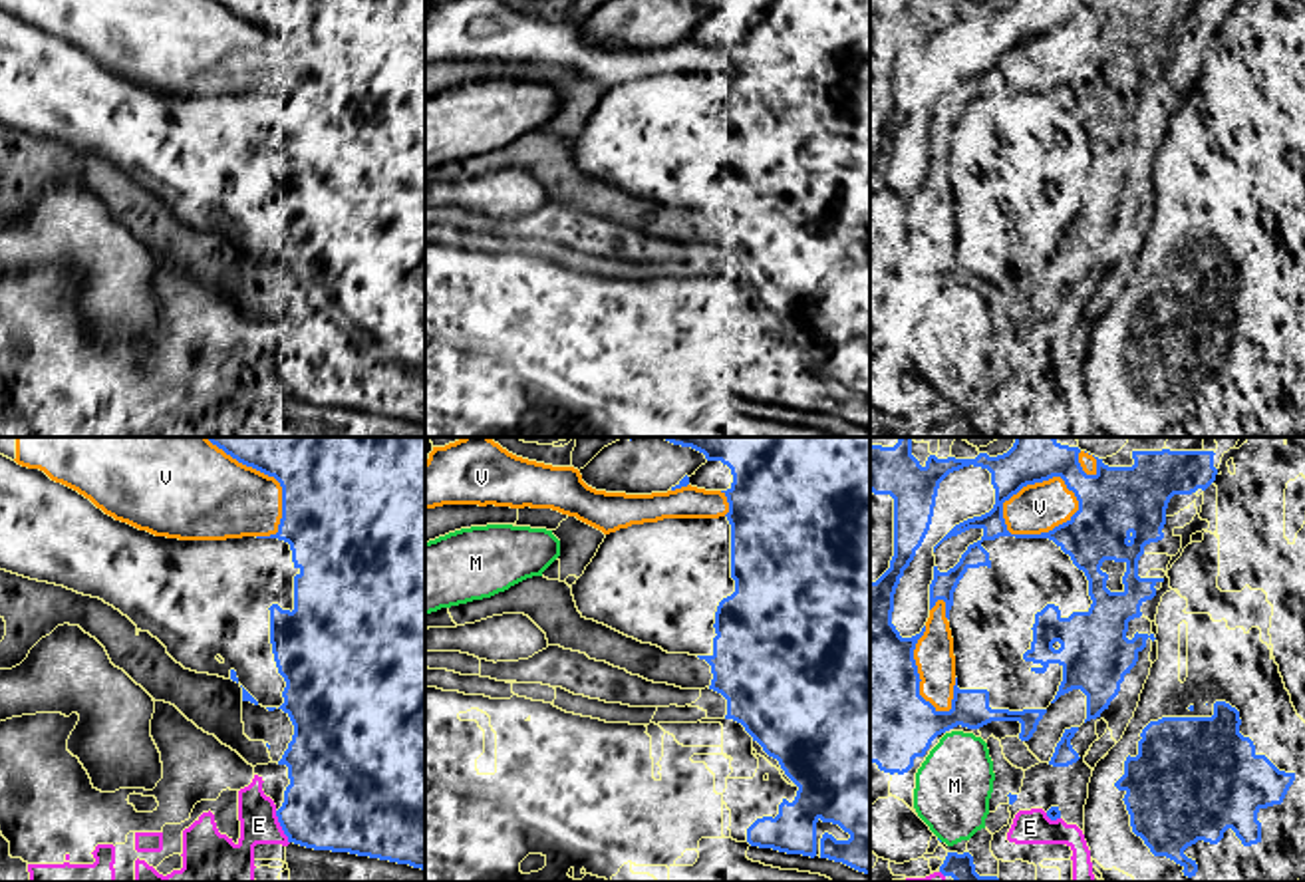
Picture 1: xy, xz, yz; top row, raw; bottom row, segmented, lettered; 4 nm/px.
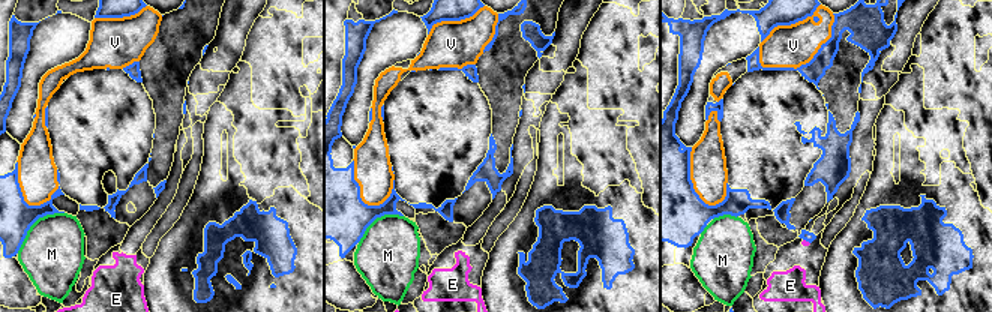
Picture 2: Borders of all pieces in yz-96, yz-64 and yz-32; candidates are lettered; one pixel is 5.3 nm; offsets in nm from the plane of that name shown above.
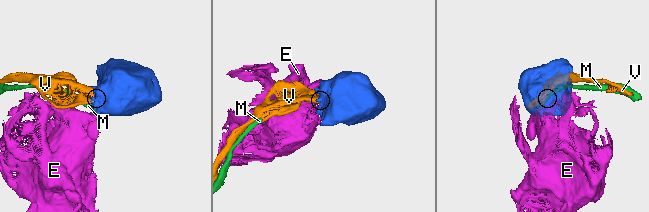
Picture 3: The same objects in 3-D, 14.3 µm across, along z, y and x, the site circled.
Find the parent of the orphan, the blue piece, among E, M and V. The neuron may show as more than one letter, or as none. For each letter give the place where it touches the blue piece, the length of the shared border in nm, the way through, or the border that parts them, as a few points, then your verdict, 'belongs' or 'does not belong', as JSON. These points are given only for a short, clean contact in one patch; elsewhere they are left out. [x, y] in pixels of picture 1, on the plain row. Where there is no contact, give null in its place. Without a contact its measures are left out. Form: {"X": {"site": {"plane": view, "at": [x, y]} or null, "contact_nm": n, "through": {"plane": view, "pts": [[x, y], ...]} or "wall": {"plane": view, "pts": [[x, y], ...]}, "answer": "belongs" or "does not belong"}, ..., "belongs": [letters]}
{"E": {"site": {"plane": "xy", "at": [281, 380]}, "contact_nm": 150, "answer": "does not belong"}, "M": {"site": null, "answer": "does not belong"}, "V": {"site": {"plane": "yz", "at": [1041, 88]}, "contact_nm": 320, "answer": "does not belong"}, "belongs": []}

